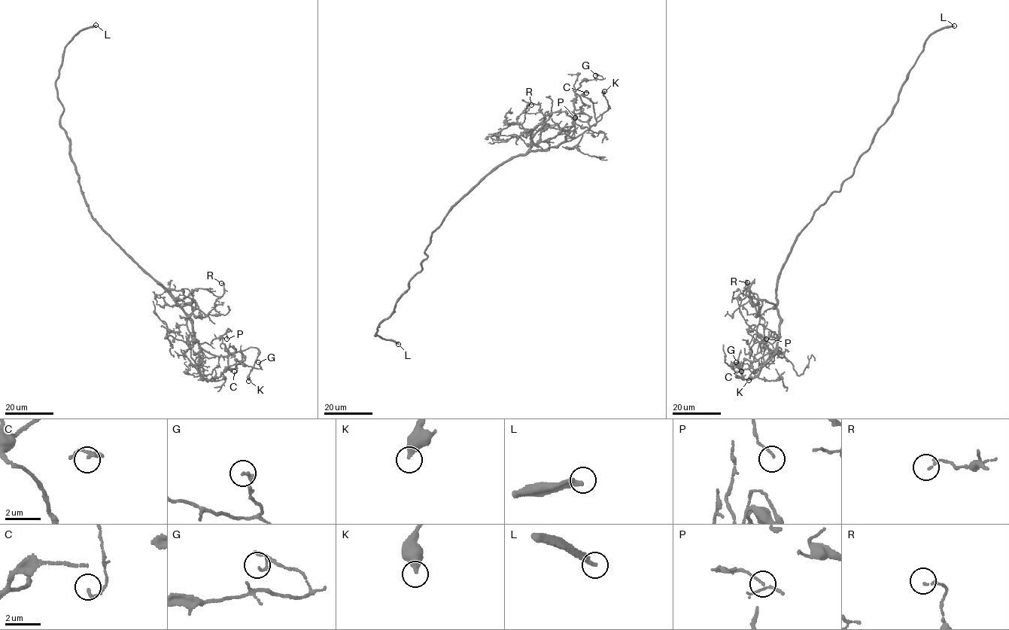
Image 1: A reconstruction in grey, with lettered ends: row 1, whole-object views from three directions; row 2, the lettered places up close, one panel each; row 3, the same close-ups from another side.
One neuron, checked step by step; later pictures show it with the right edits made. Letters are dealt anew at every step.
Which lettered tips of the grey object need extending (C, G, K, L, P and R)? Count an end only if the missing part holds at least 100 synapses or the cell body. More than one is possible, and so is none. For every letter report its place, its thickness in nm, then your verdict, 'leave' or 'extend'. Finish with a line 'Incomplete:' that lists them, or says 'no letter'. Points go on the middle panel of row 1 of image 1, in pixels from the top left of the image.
C: place (586, 92); calibre 130 nm; leave
G: place (595, 75); calibre 110 nm; leave
K: place (604, 91); calibre 400 nm; leave
L: place (398, 344); calibre 280 nm; extend
P: place (575, 117); calibre 90 nm; leave
R: place (531, 104); calibre 130 nm; leave
Incomplete: L

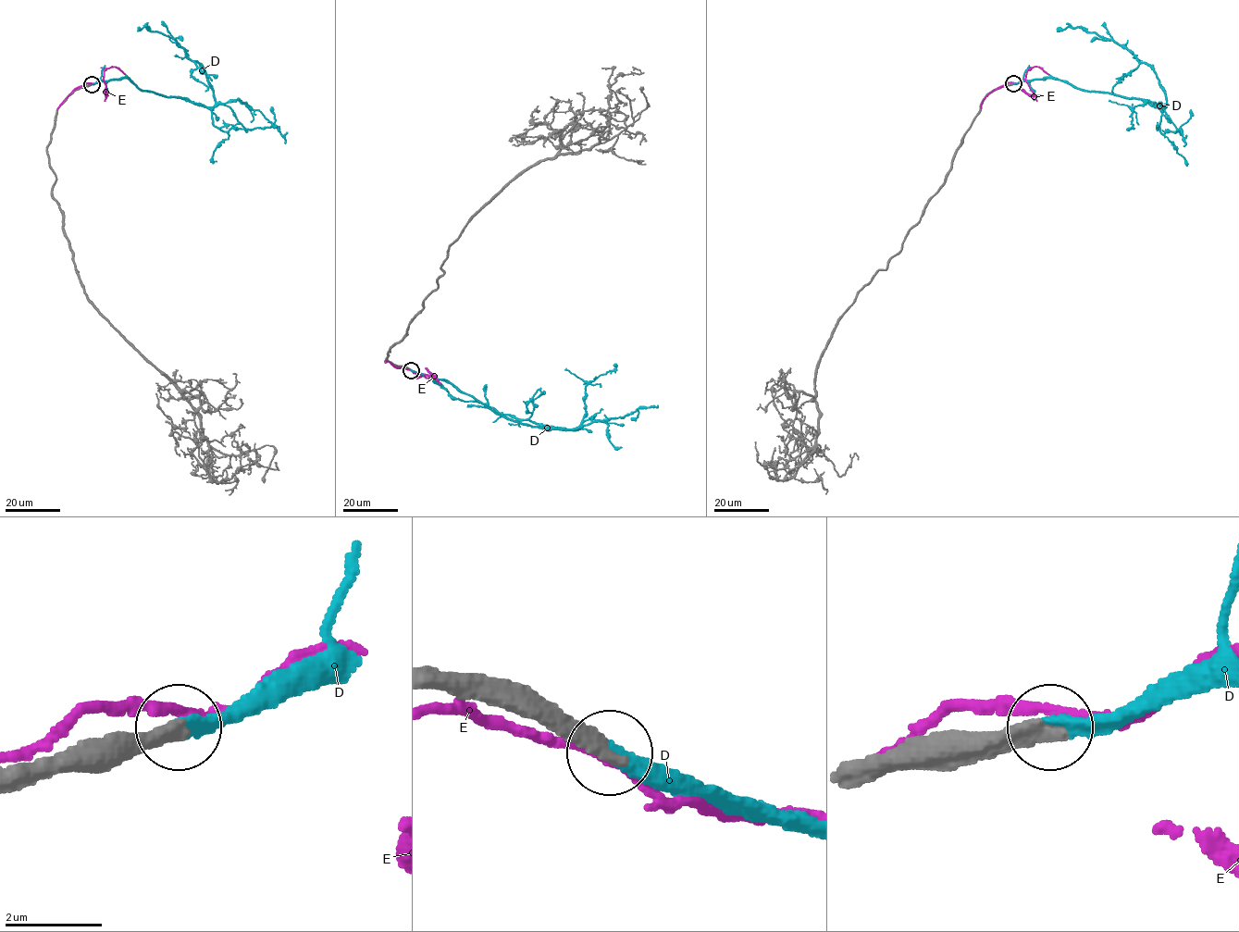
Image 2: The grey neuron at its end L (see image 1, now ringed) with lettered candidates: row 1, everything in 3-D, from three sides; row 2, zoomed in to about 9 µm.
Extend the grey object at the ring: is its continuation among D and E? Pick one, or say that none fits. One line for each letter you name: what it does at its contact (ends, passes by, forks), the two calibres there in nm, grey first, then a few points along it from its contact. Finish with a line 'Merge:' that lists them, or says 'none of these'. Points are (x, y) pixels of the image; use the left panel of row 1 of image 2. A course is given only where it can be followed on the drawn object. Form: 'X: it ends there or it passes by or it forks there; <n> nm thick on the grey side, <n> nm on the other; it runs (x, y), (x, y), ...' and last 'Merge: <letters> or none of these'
D: it ends there; 340 nm thick on the grey side, 320 nm on the other; it runs (92, 84), (130, 78), (142, 90), (212, 107), (216, 97), (206, 73), (176, 41), (148, 26), (137, 31)
Merge: D

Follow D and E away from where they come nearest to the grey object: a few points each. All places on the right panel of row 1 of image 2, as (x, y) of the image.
D: (1013, 83), (1057, 79), (1166, 105), (1157, 76), (1126, 49), (1080, 27), (1057, 31)
E: (1011, 82), (1025, 80), (1027, 71), (1034, 67), (1041, 68), (1048, 74)

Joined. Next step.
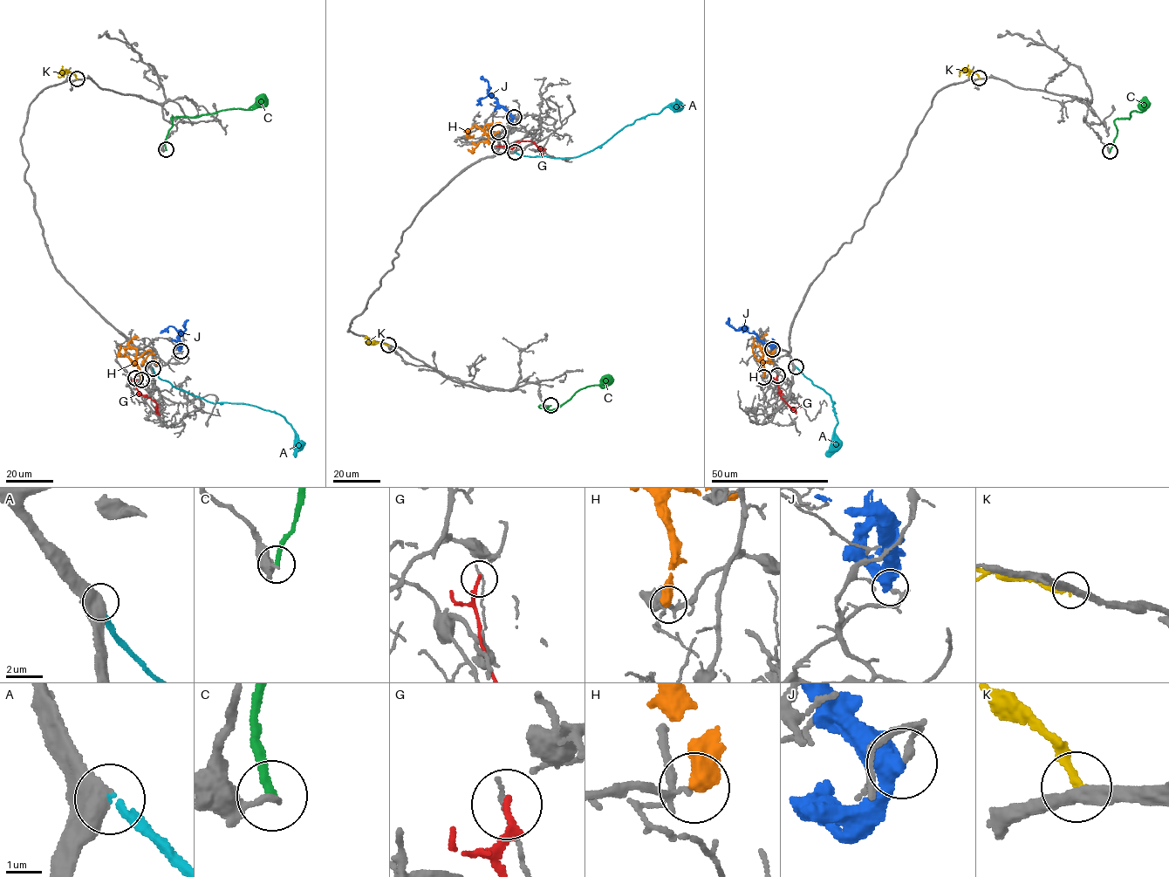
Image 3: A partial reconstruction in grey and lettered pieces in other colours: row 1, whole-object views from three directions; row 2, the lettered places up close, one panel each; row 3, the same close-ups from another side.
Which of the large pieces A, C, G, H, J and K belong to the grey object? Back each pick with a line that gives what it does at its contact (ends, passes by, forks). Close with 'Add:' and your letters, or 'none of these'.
A: it ends
Add: A

